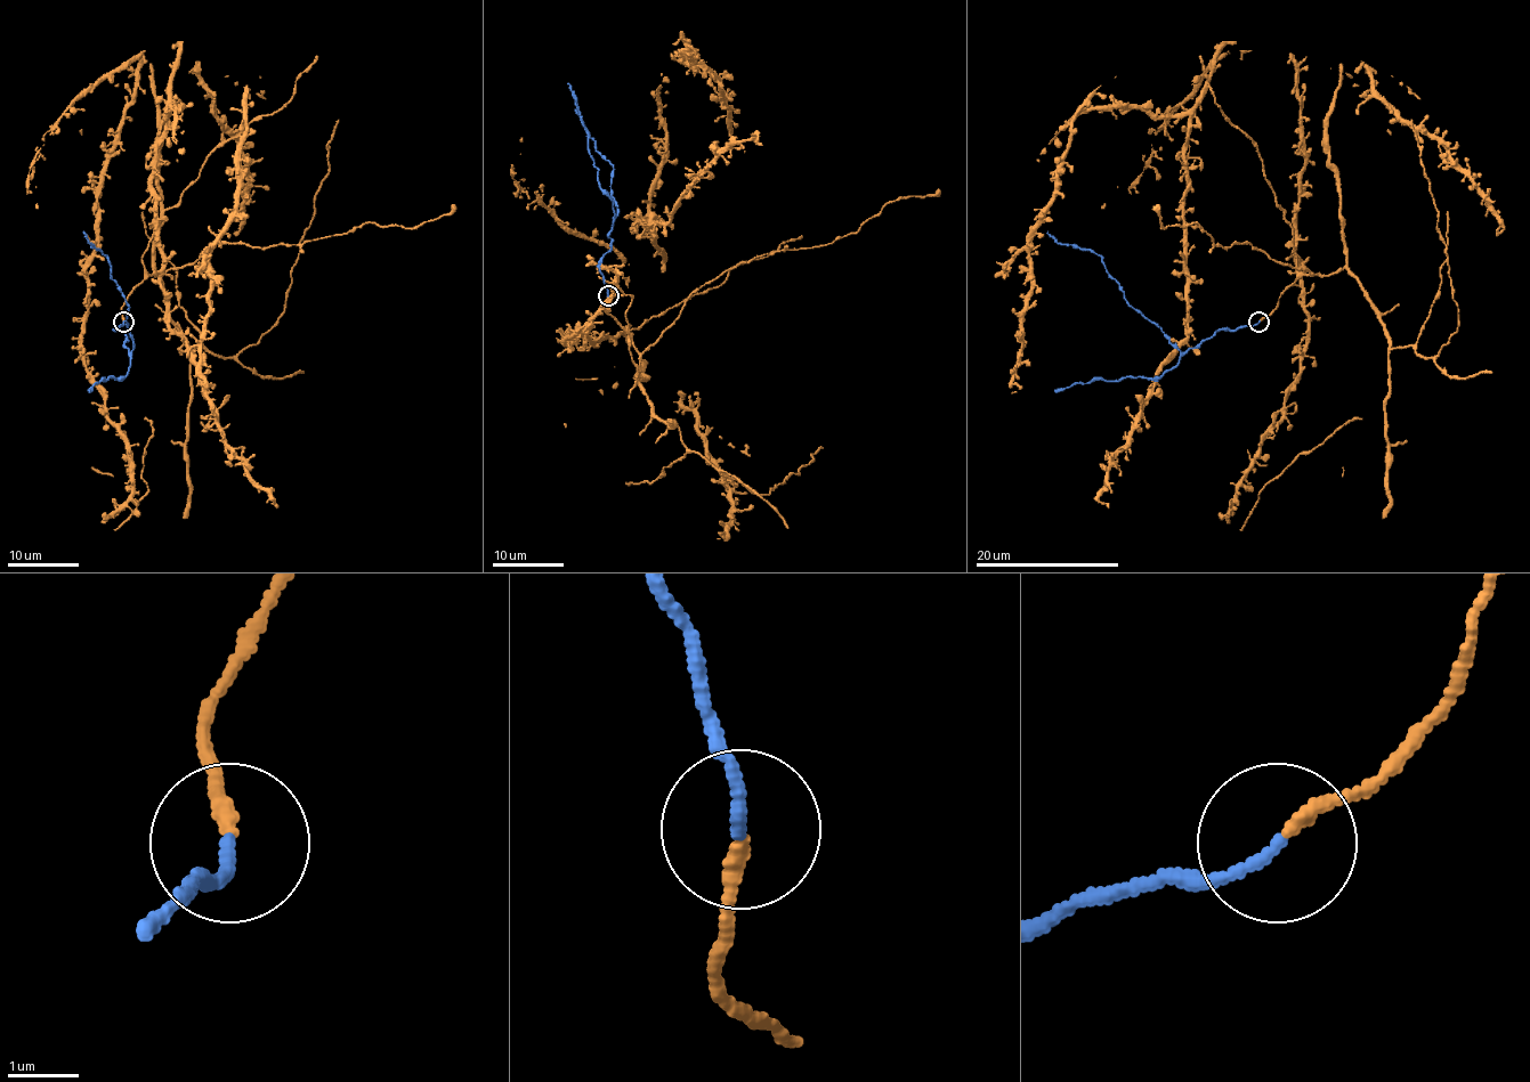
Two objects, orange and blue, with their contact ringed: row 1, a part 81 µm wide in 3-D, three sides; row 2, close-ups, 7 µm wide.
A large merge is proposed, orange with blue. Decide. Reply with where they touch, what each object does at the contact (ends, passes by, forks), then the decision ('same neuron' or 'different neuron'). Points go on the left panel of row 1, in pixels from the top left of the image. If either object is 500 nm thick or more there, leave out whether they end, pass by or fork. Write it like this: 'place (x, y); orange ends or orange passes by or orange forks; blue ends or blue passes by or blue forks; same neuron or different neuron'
place (123, 322); orange ends; blue ends; same neuron

